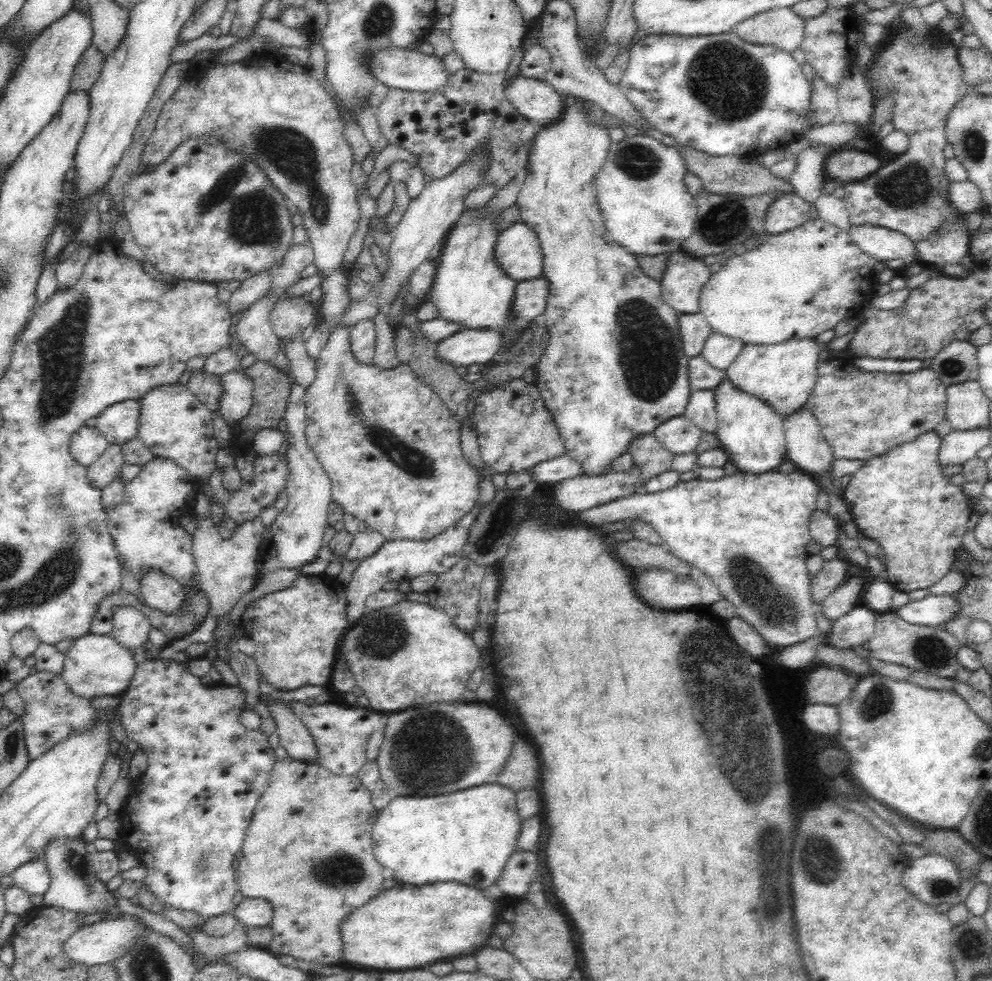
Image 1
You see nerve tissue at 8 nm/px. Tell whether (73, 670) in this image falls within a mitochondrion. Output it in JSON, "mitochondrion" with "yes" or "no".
{"mitochondrion":"no"}

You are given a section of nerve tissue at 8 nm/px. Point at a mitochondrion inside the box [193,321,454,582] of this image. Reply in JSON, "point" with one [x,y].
{"point":[405,456]}

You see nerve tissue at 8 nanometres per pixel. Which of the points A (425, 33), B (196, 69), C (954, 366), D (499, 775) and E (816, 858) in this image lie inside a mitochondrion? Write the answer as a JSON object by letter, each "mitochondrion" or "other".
{"A":"other","B":"other","C":"mitochondrion","D":"other","E":"mitochondrion"}

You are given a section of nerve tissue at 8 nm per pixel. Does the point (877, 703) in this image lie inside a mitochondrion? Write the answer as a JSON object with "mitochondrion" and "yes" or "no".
{"mitochondrion":"yes"}

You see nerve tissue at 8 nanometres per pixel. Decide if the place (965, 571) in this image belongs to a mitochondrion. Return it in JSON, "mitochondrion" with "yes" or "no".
{"mitochondrion":"no"}

